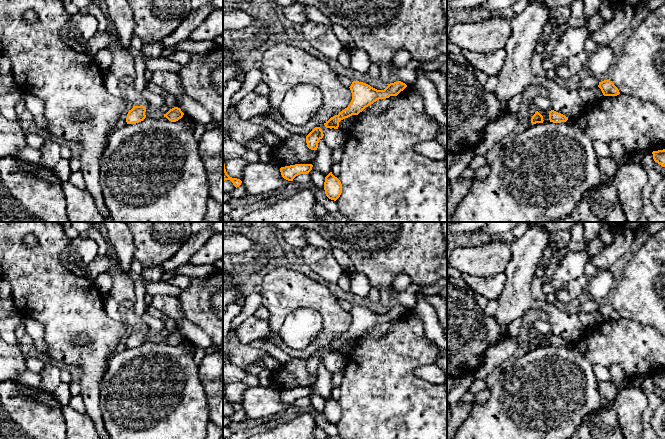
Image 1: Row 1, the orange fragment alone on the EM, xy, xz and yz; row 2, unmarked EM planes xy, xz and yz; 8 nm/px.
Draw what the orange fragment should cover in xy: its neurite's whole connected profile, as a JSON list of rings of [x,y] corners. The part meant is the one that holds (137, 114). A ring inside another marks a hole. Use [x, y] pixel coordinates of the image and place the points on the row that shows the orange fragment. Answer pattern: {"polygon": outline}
{"polygon": [[[143,105],[133,106],[133,108],[129,110],[127,114],[126,117],[127,124],[136,124],[138,122],[143,121],[146,118],[145,112],[146,107],[144,107]]]}

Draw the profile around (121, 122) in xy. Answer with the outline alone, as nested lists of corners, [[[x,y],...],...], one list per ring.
[[[126,109],[126,110],[121,114],[119,120],[118,120],[118,121],[116,122],[116,124],[112,127],[112,129],[108,132],[108,136],[110,136],[115,130],[117,130],[117,129],[119,129],[119,128],[121,128],[121,127],[123,127],[124,125],[127,124],[127,122],[126,122],[126,117],[127,117],[128,112],[129,112],[129,110]]]

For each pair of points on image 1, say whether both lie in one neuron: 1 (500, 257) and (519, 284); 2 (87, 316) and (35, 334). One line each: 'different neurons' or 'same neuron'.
1: different neurons
2: different neurons

